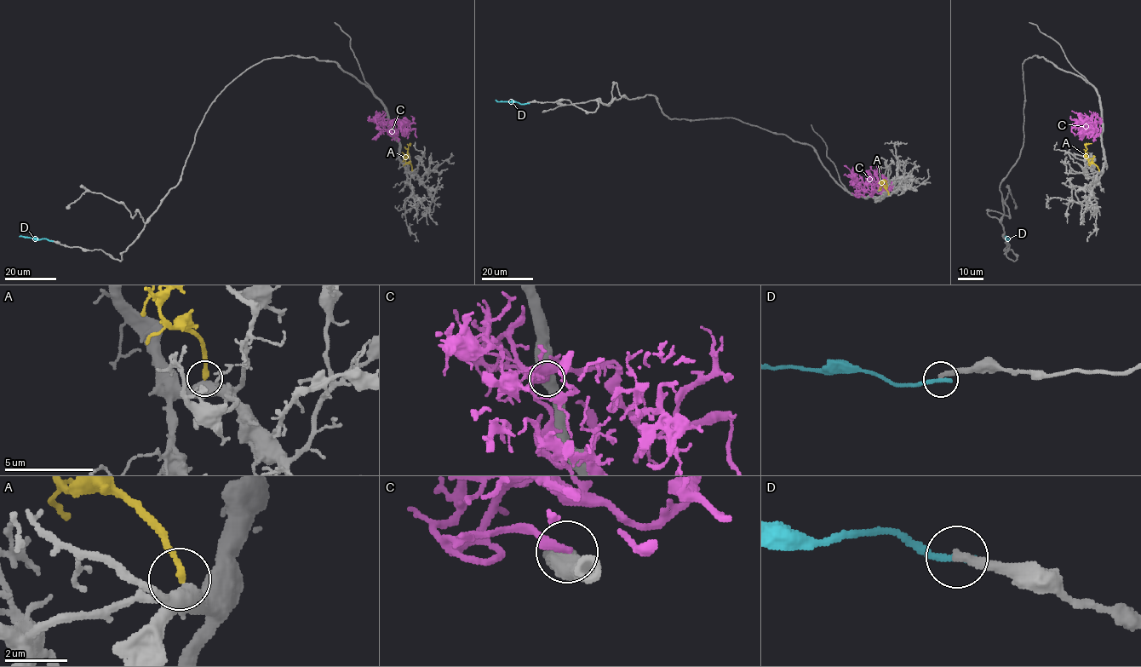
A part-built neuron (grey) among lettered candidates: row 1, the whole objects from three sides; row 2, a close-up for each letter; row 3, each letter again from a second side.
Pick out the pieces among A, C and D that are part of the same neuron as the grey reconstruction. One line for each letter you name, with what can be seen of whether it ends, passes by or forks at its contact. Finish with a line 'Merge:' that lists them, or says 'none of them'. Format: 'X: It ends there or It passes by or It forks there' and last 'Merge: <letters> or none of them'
A: It ends there
Merge: A

